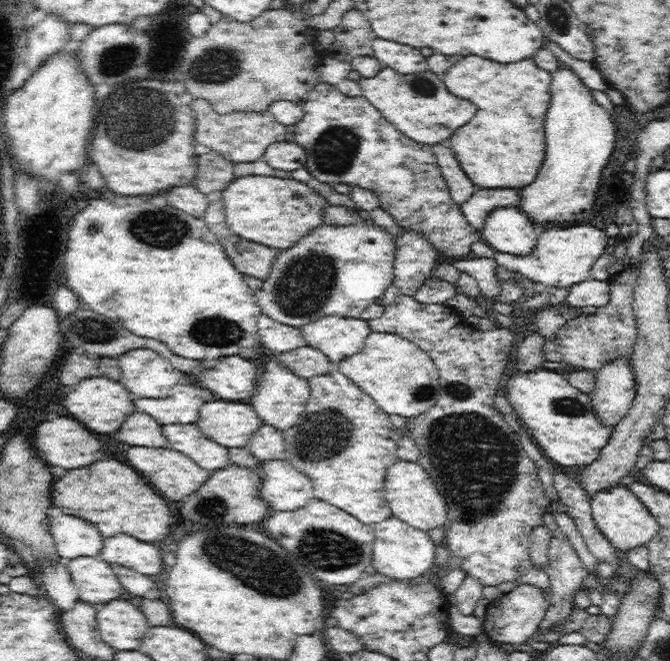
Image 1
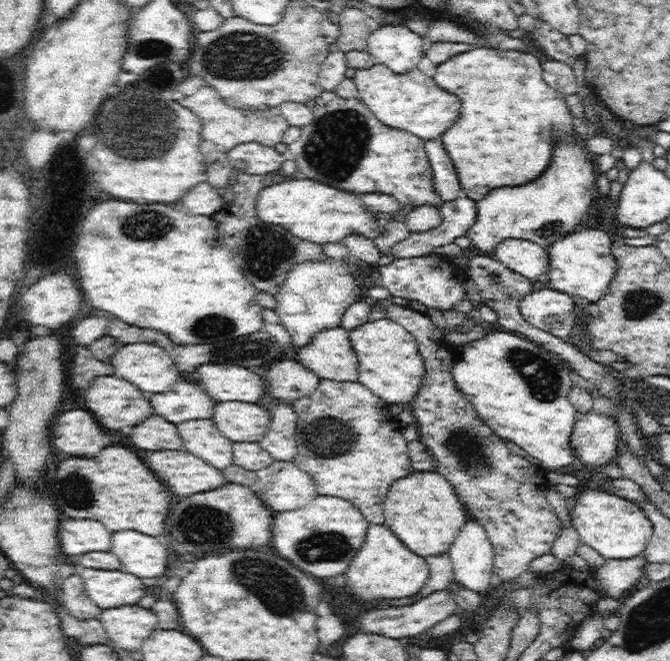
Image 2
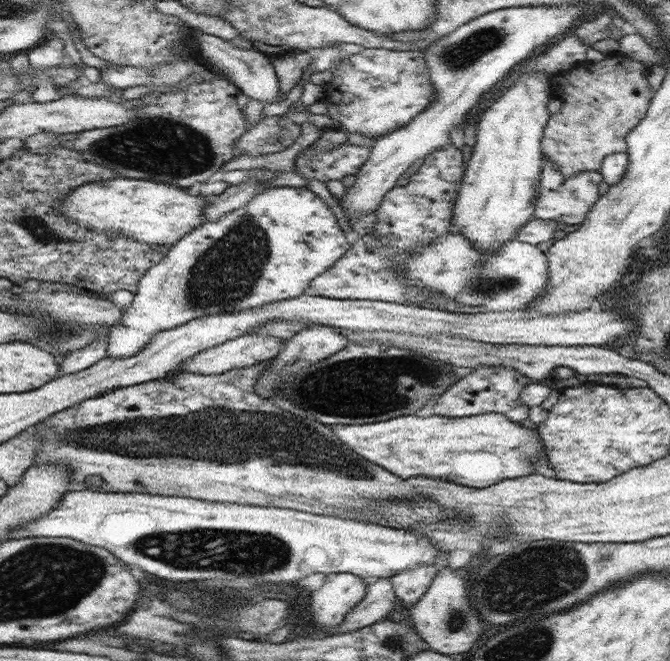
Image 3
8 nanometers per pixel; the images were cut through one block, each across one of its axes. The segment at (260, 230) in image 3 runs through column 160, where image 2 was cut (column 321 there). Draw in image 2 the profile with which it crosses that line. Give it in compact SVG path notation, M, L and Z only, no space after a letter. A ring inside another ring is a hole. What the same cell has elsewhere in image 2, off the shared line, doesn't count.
M330 257L323 261L304 261L294 266L274 295L274 311L289 334L290 347L296 350L305 347L319 332L341 327L346 308L365 295L366 276L371 269L350 258Z

